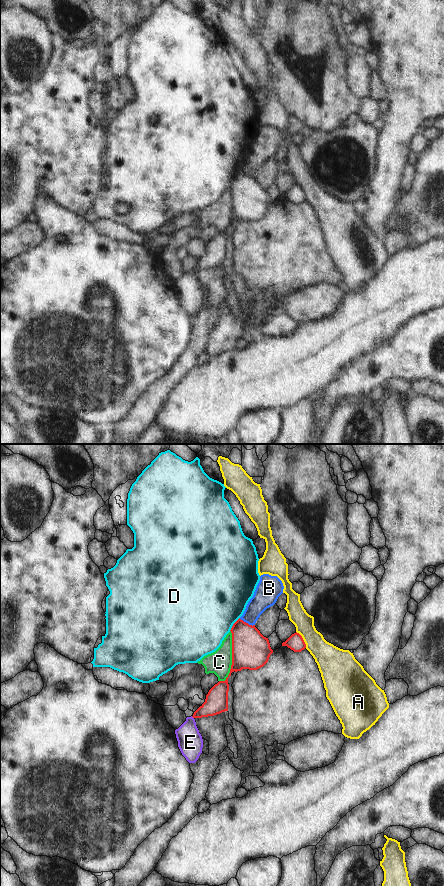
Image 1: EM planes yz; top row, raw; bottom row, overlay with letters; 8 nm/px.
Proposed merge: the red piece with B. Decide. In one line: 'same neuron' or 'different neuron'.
different neuron

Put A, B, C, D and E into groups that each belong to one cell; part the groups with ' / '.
A / B C / D / E

